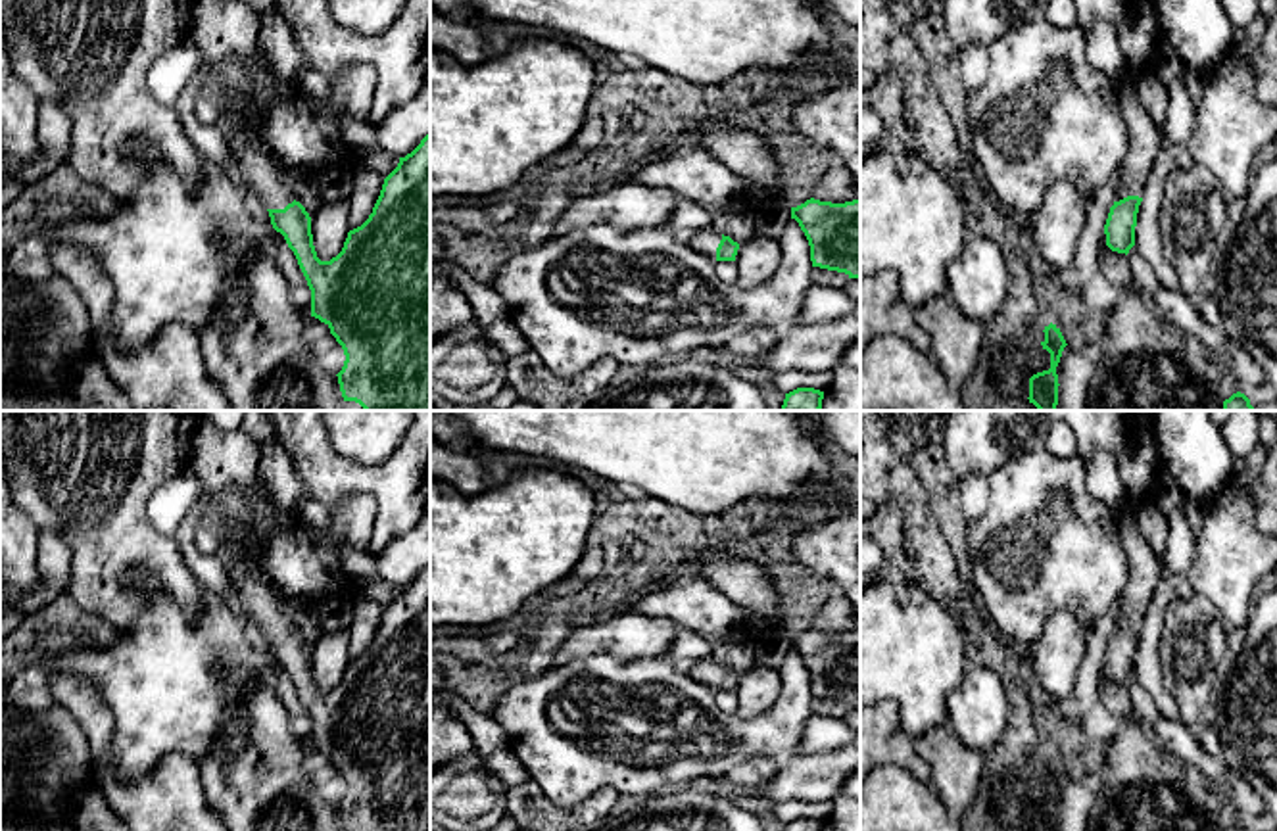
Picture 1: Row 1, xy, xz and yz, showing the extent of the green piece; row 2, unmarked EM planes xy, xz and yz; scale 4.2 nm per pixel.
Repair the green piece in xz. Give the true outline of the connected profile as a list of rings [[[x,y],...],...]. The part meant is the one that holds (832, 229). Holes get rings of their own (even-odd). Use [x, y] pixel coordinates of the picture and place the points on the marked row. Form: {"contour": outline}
{"contour": [[[807,200],[791,207],[810,246],[812,267],[860,278],[860,200],[831,203]]]}

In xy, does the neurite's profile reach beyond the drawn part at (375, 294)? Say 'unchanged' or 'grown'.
grown

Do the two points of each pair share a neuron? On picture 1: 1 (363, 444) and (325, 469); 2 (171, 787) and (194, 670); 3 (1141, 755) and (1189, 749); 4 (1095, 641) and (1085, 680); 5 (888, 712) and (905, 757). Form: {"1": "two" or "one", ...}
{"1": "two", "2": "two", "3": "two", "4": "one", "5": "one"}

